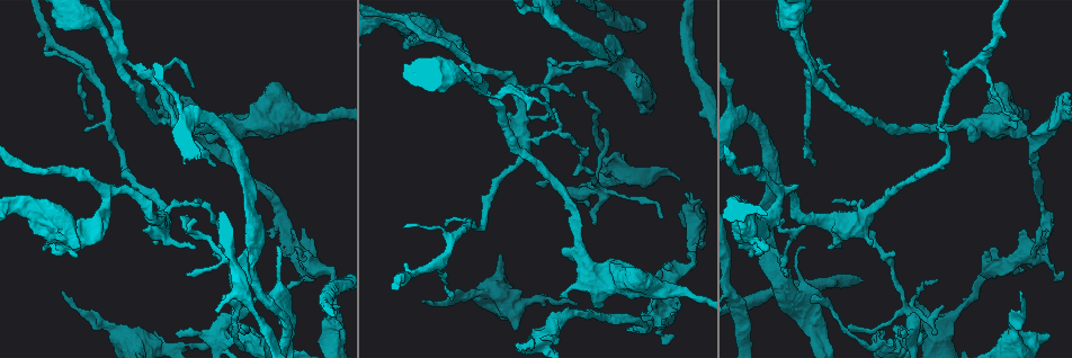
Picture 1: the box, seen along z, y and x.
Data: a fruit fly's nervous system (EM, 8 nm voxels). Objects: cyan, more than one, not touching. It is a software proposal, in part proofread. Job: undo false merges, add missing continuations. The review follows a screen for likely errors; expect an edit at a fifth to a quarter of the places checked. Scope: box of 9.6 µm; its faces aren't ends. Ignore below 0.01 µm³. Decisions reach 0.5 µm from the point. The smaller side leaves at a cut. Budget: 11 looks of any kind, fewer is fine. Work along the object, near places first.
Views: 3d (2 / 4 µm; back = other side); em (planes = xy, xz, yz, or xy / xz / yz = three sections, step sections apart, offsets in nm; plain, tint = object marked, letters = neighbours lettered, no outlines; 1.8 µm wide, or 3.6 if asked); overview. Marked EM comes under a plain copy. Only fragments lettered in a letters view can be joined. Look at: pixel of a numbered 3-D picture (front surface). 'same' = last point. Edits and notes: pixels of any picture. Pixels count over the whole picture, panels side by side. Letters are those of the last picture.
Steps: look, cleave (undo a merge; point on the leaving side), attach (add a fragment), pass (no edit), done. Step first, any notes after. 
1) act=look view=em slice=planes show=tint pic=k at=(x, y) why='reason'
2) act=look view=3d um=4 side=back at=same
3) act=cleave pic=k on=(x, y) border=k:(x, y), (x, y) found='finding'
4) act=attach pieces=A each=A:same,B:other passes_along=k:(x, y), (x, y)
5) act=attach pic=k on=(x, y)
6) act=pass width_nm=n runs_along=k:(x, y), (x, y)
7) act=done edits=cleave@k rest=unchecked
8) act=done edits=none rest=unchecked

act=look view=em slice=yz step=4 show=tint pic=1 at=(582, 188) why='calibre changes'

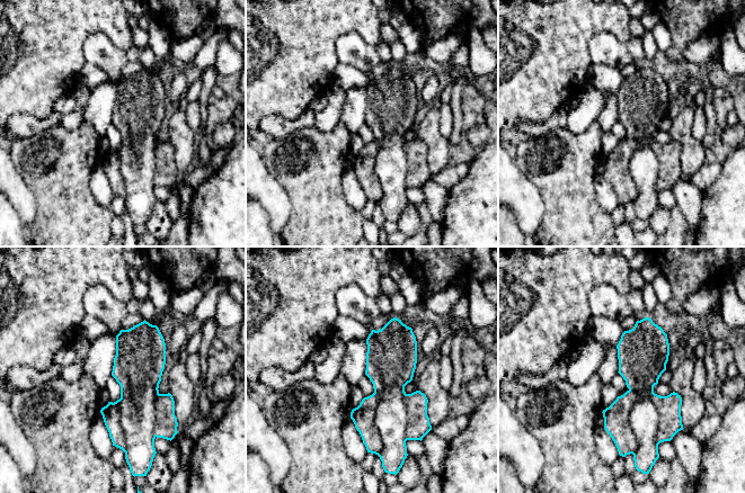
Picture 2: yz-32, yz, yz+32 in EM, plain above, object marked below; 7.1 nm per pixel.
act=look view=em slice=planes show=tint at=same

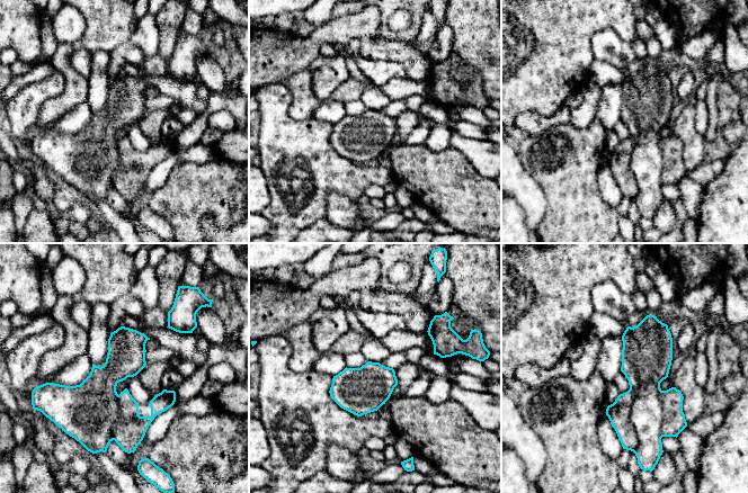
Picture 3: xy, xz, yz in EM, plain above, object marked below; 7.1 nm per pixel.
act=look view=em slice=planes show=letters at=same

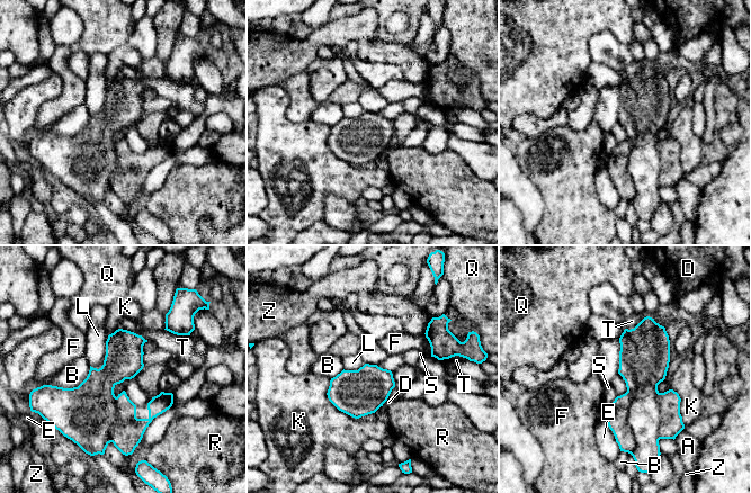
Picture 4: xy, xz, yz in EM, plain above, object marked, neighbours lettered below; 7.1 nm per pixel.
act=cleave pic=4 on=(616, 414) longest_contact=B:360nm each=A:other,B:other,D:other,E:other,F:other,K:other,L:other,Q:other,R:other,S:other,T:other,Z:other border=4:(627, 390), (633, 449) found='a second neuron is stuck on'

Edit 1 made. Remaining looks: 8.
act=look view=em um=3.6 slice=planes show=letters pic=1 at=(804, 56) why='looks like a crossing'

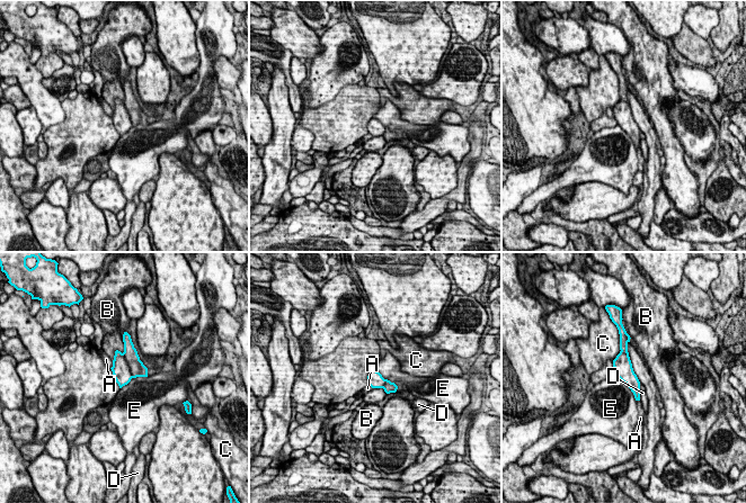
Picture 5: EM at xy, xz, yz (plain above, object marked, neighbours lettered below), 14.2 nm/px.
act=cleave pic=5 on=(138, 369) each=A:other,B:other,C:other,D:other,E:other border=5:(123, 352), (133, 377) found='two neurons meet here'

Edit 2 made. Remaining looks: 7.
act=done edits=cleave@4,cleave@5 rest=unchecked

